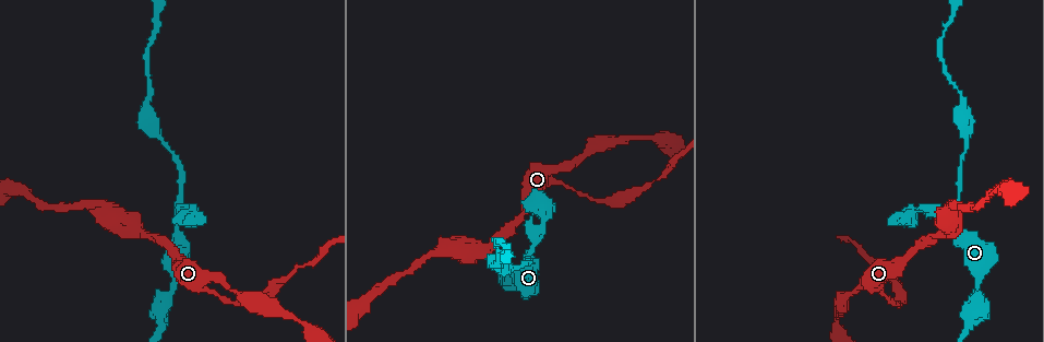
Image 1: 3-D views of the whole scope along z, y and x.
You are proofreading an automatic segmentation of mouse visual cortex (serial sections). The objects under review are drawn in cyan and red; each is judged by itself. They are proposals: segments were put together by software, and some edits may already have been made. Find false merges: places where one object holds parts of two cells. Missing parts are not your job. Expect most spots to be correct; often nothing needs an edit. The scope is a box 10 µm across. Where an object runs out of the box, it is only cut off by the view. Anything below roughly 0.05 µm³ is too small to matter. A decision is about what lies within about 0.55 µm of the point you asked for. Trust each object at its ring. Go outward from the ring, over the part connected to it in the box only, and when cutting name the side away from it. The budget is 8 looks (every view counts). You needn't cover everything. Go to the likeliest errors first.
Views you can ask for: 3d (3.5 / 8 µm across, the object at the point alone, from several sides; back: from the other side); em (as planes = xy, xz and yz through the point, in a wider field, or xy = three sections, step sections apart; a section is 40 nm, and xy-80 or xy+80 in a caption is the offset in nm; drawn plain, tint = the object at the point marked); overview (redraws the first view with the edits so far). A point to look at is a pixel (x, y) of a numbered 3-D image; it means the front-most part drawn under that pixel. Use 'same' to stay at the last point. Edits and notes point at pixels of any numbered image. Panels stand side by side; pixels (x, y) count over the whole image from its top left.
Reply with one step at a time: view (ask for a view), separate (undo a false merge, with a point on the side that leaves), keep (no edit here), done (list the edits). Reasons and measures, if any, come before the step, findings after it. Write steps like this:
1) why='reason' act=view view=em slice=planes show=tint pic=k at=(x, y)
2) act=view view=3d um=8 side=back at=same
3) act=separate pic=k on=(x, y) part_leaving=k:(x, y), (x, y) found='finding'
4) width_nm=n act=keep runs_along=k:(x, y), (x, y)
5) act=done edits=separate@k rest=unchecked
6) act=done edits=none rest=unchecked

why='thin arm on a thick one' act=view view=3d um=3.5 pic=1 at=(173, 212)

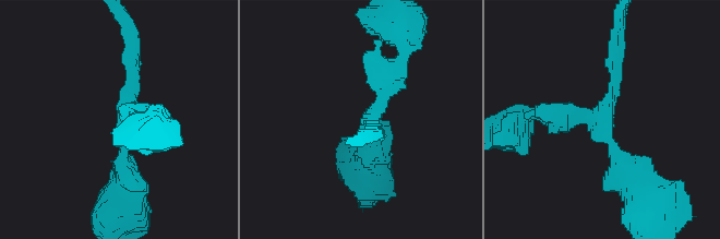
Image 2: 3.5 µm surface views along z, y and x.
arms=3 arm_widths_nm=150,300,400 act=view view=em slice=xy step=5 show=tint pic=2 at=(363, 123)

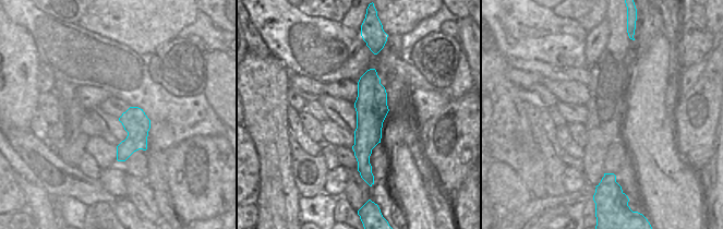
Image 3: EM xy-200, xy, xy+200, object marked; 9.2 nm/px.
why='cut it another way' act=view view=em slice=planes show=tint at=same

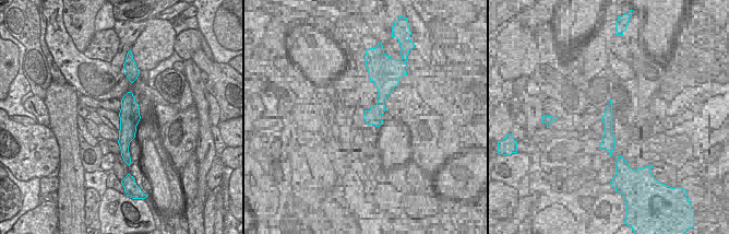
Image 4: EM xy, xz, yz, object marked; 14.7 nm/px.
width_nm=300 act=keep runs_along=4:(130, 95), (124, 154) found='all the same cell'

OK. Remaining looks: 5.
why='thick turns thin' act=view view=3d um=8 pic=1 at=(150, 97)

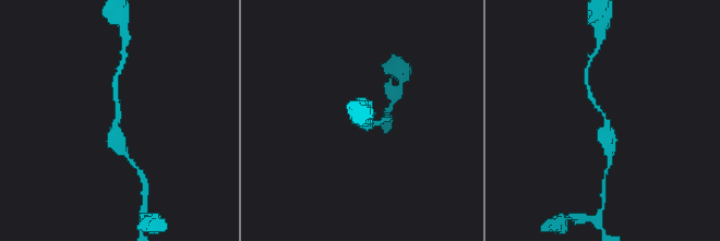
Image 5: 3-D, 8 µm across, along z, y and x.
act=view view=3d um=3.5 at=same

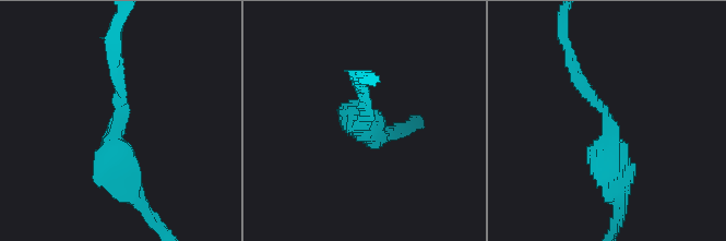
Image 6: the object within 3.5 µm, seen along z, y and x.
arm_widths_nm=150,400 why='now the EM' act=view view=em slice=xy step=5 show=tint pic=6 at=(115, 123)

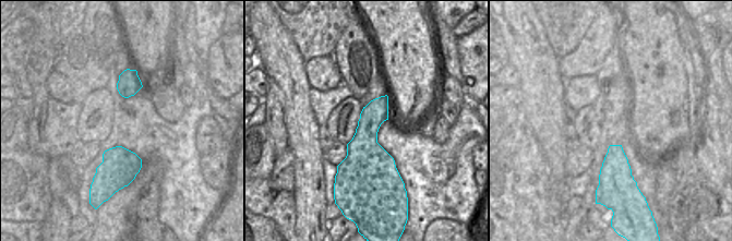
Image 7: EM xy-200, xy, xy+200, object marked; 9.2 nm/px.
act=keep runs_along=6:(616, 191), (608, 117), (571, 63) found='one cell here'

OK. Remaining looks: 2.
why='calibre changes' act=view view=3d um=8 pic=1 at=(653, 137)

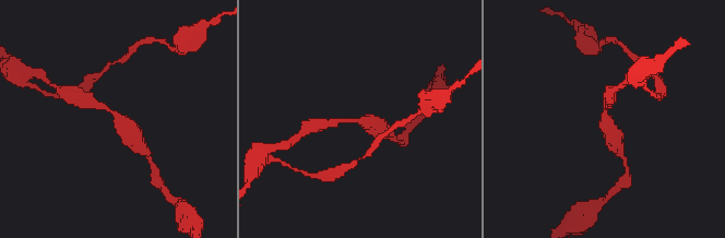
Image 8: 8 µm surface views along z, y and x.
arm_widths_nm=250,500 why='need the tissue' act=view view=em slice=xy step=5 show=tint at=same

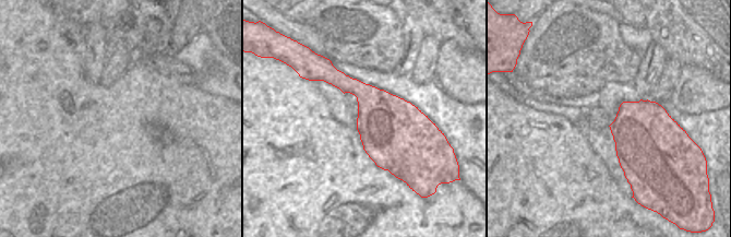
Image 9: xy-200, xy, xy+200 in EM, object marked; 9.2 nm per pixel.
act=keep runs_along=8:(85, 98), (106, 107), (137, 131) found='continuous, no second cell'

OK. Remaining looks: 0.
act=done edits=none rest=unchecked

